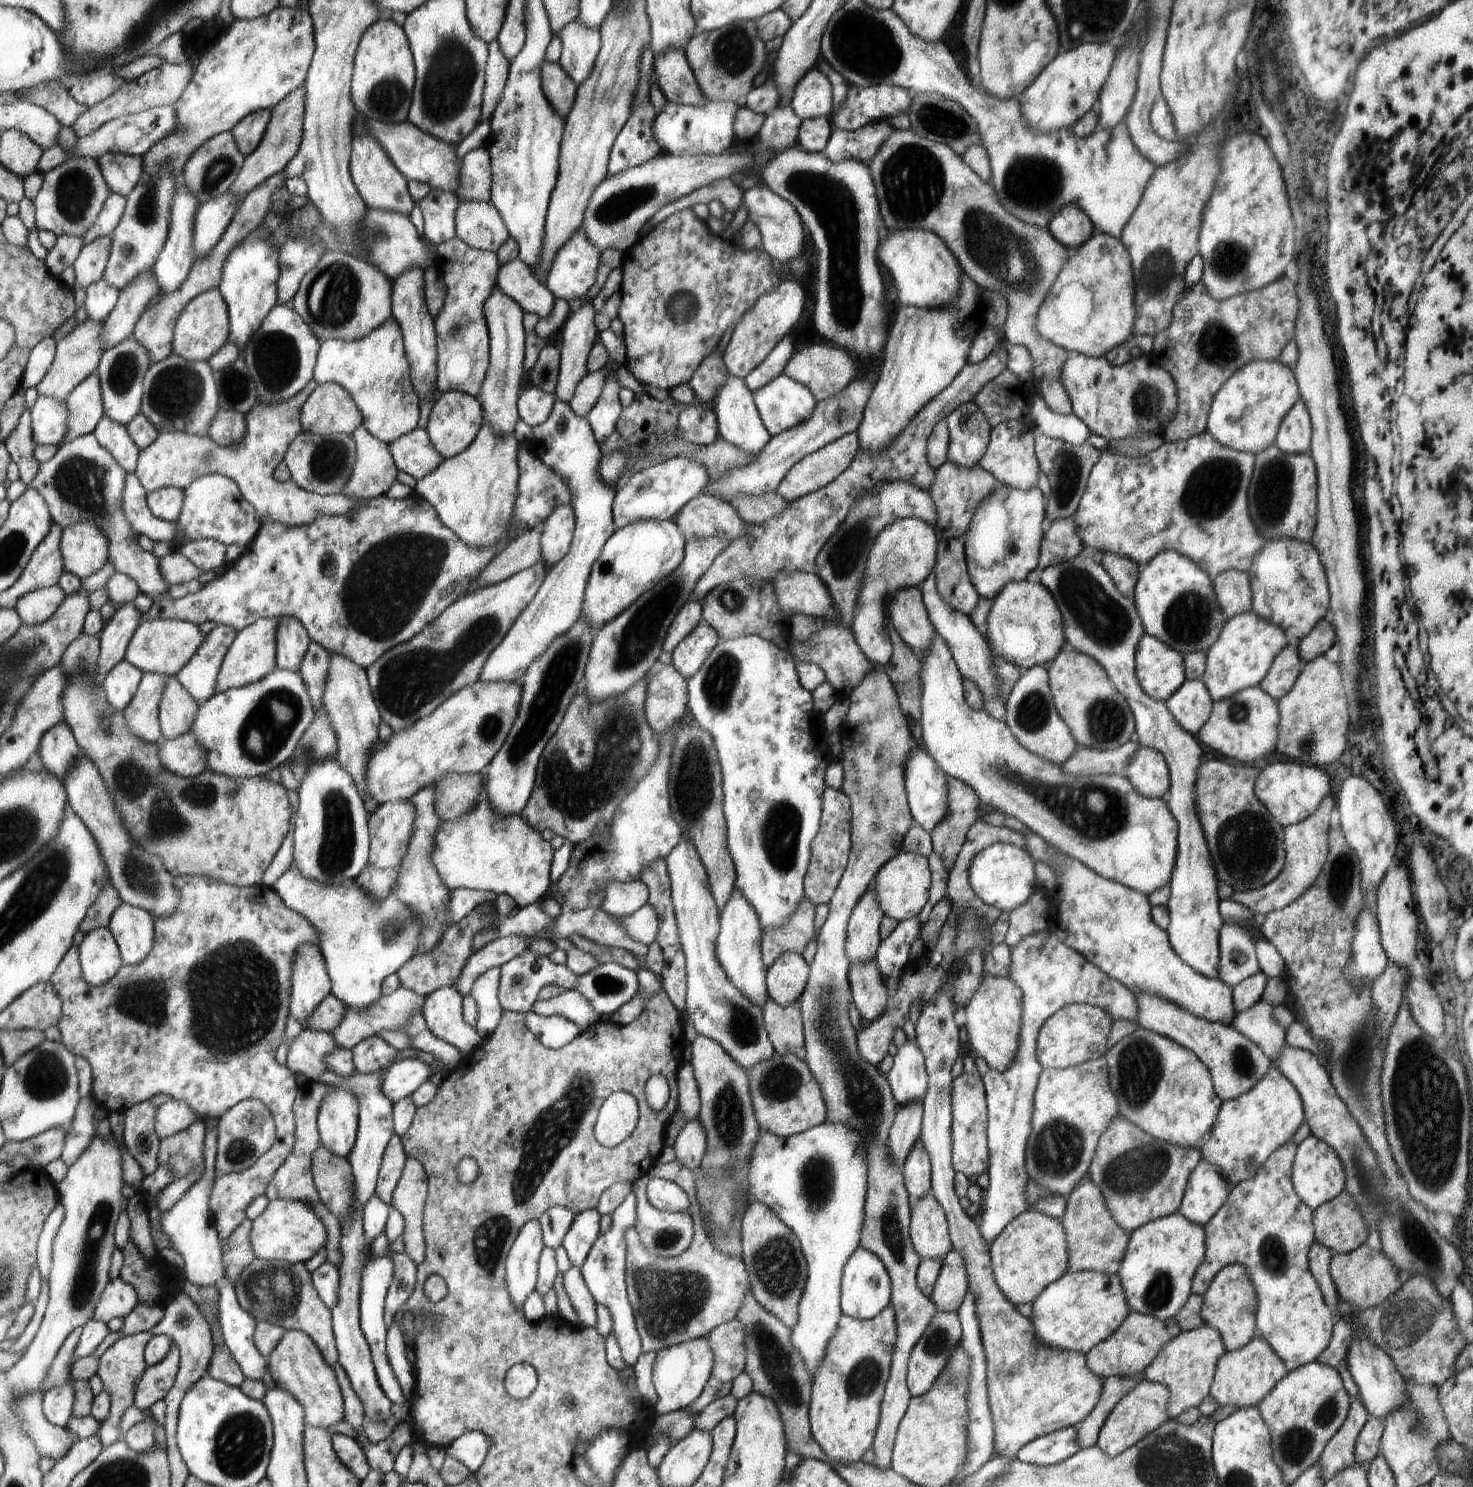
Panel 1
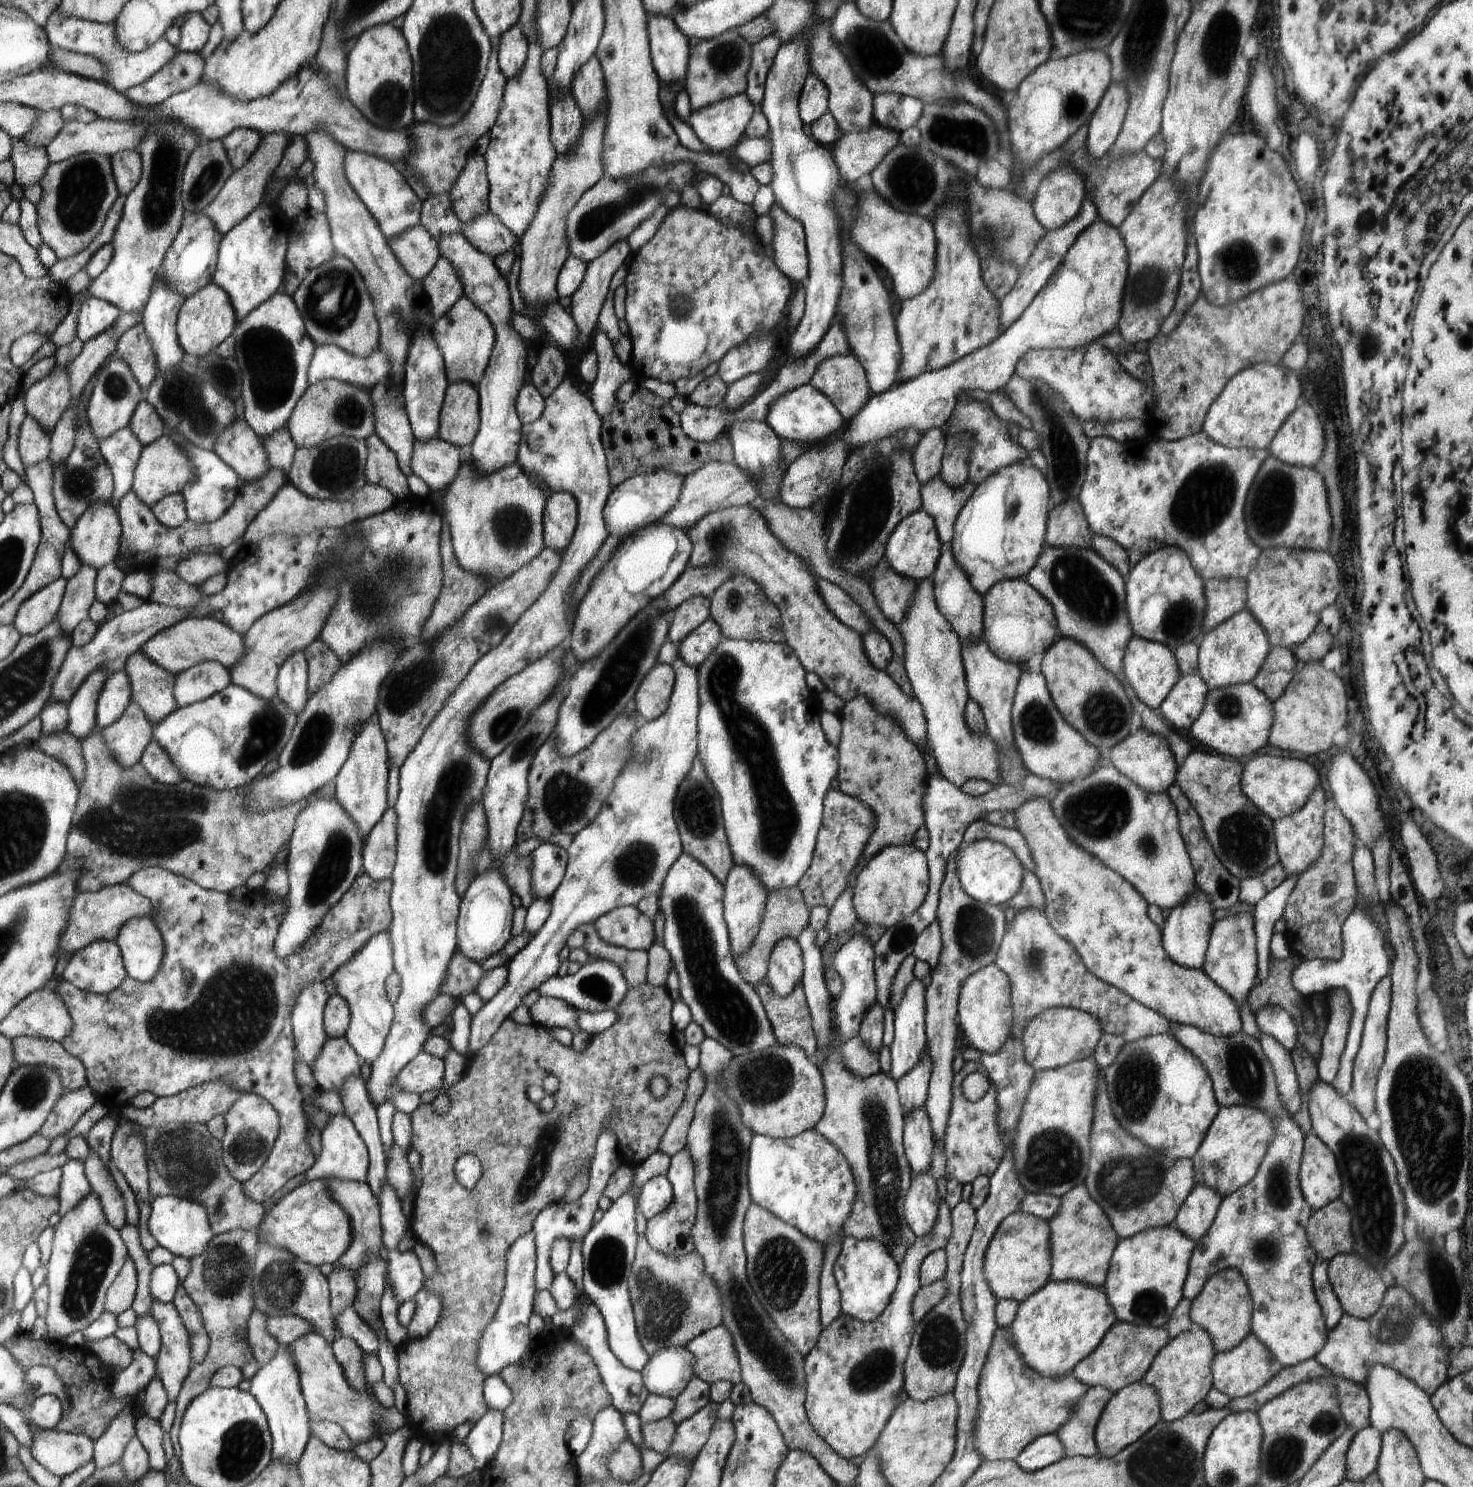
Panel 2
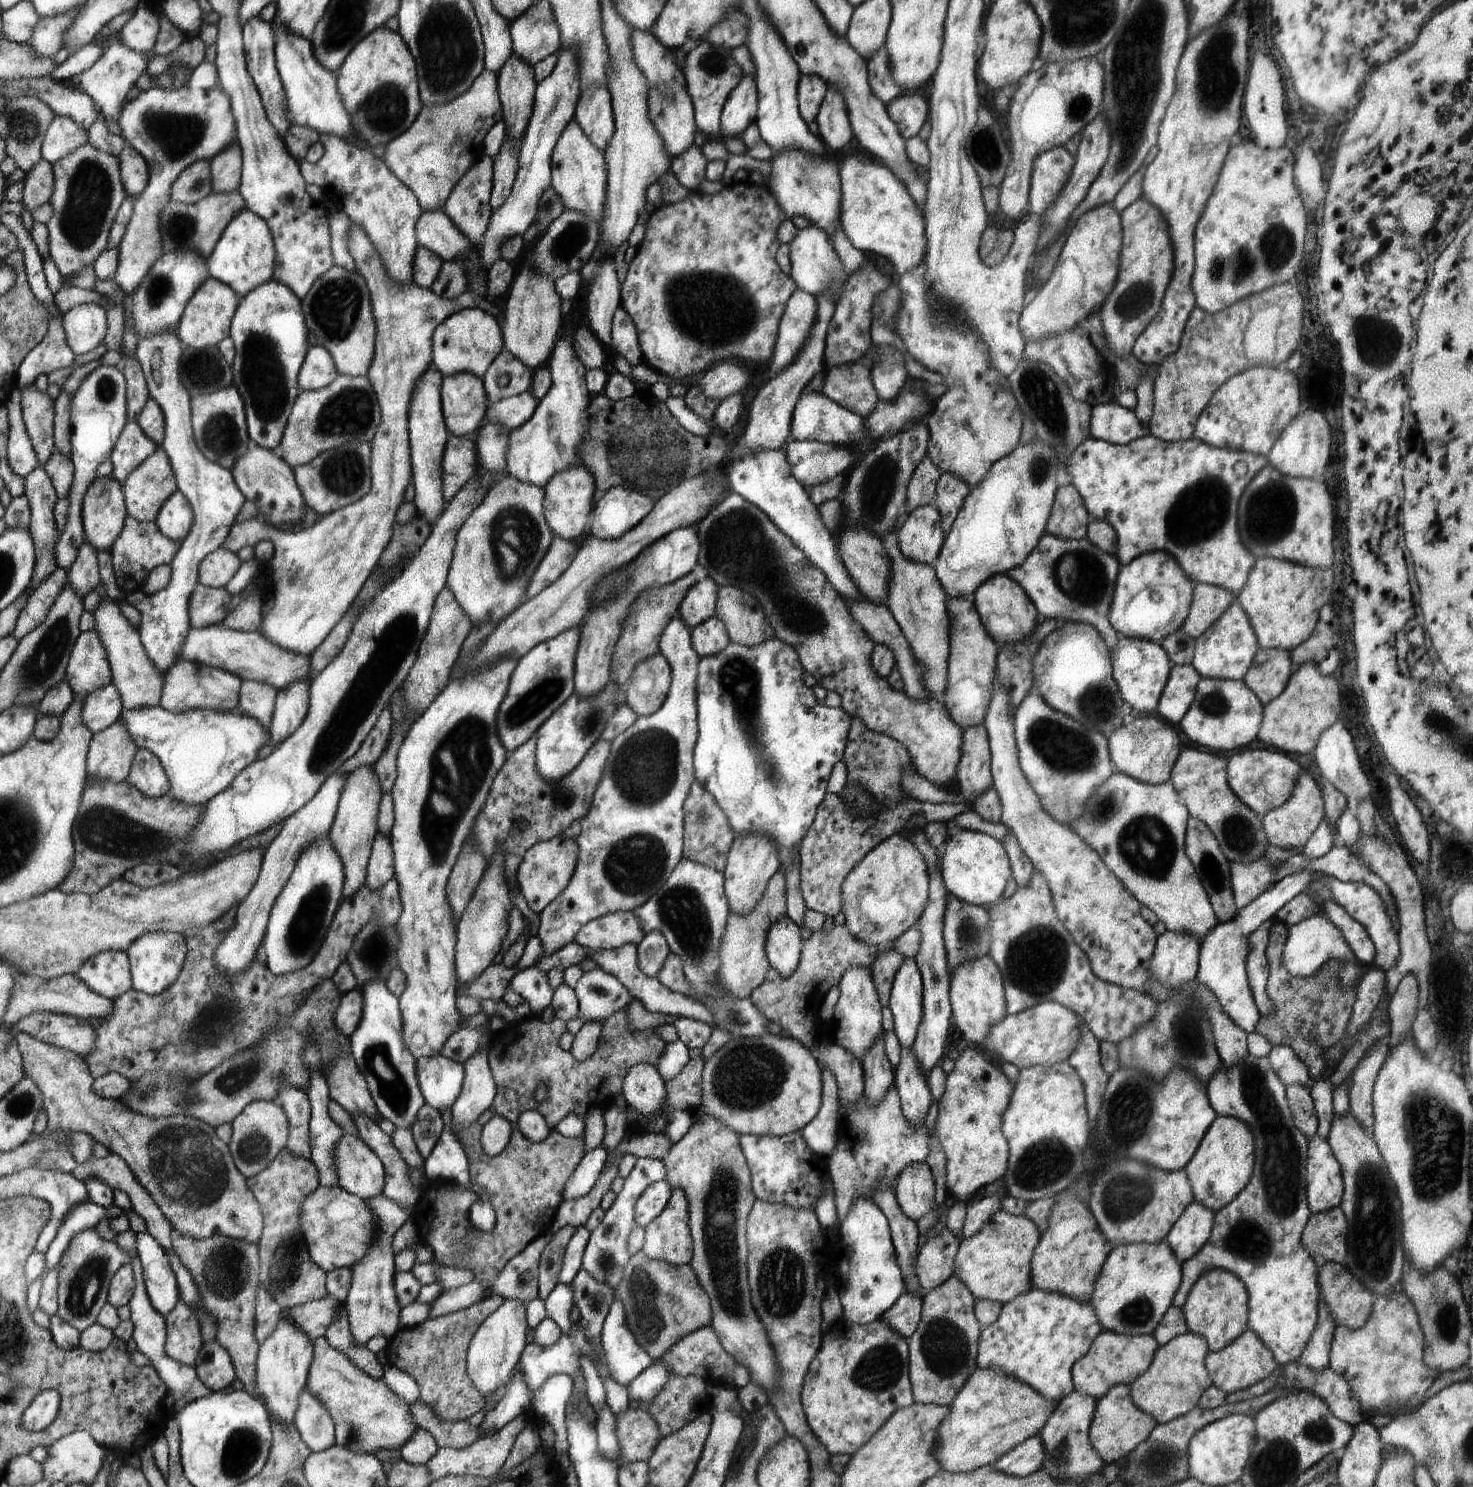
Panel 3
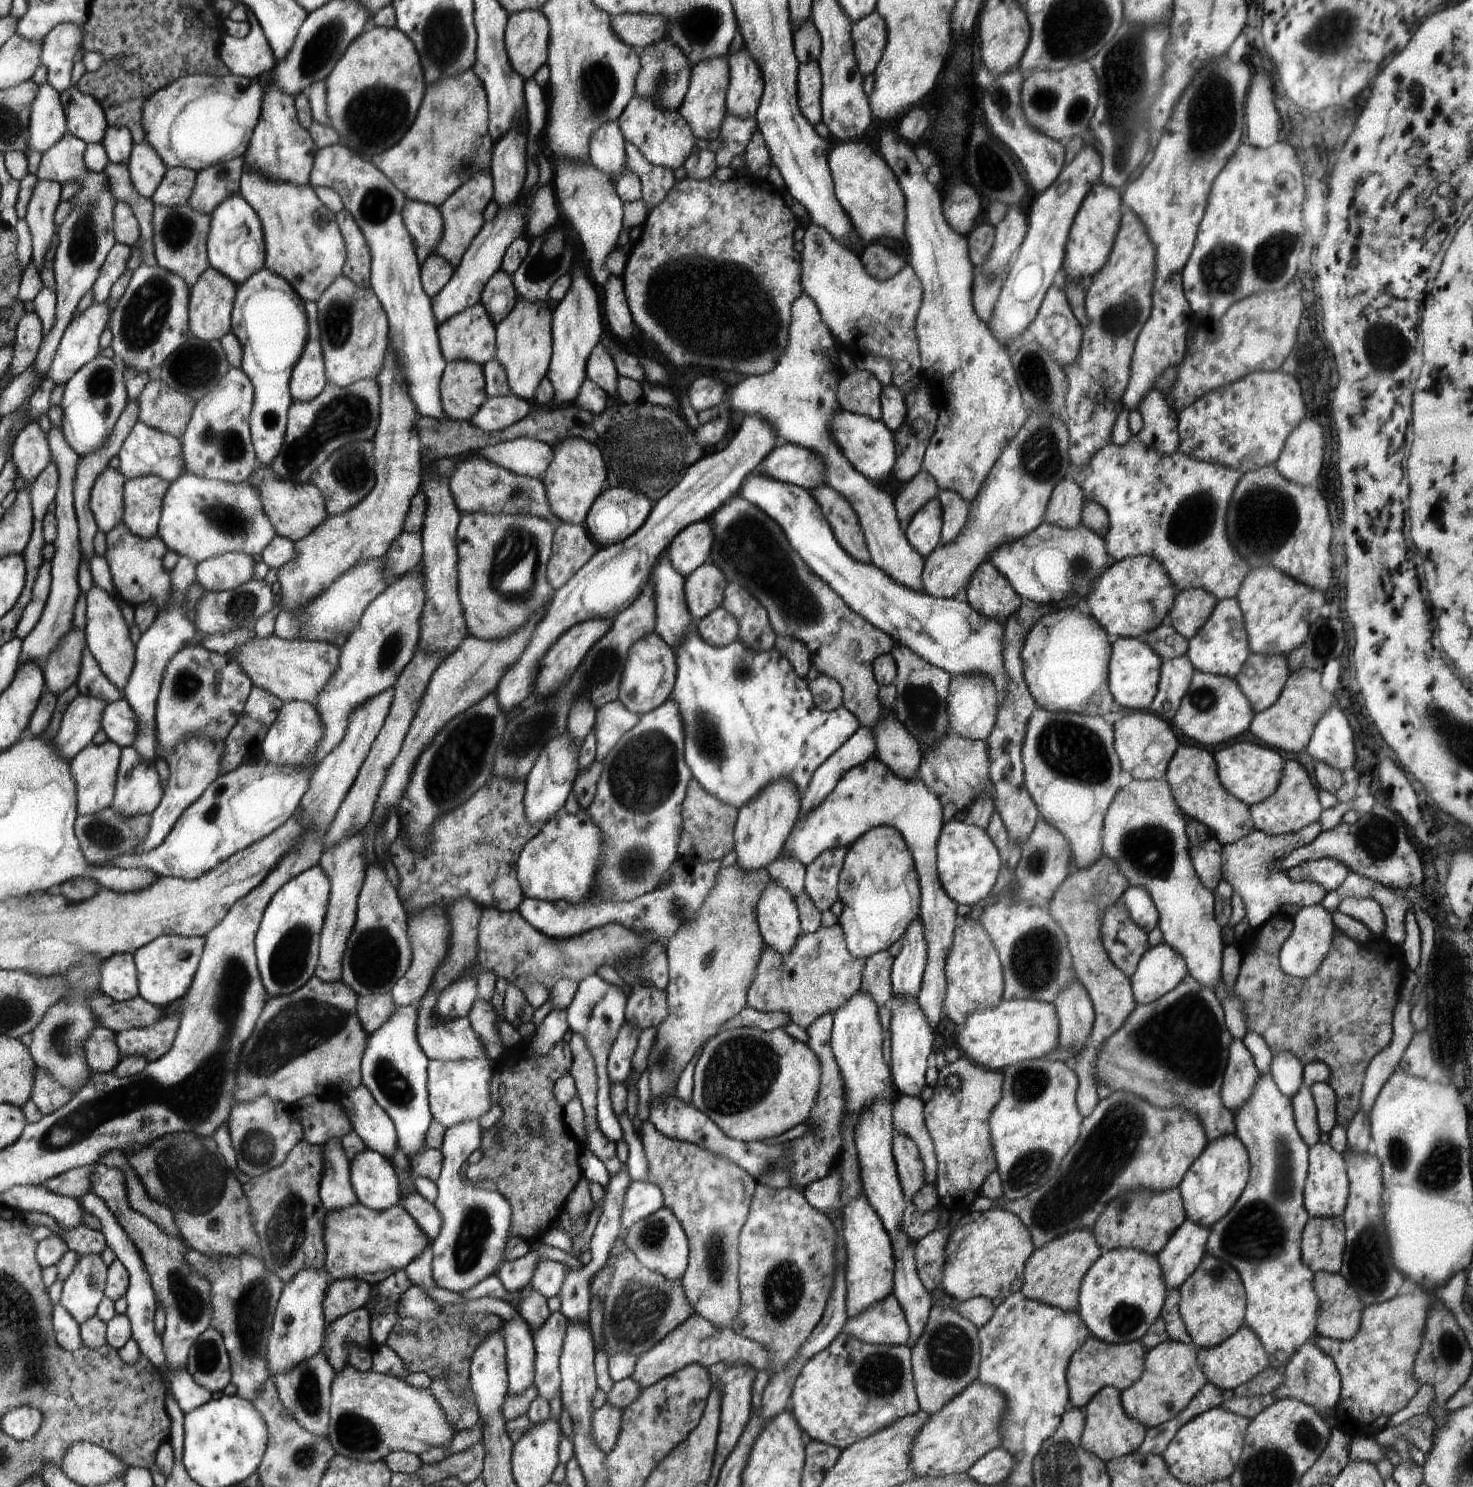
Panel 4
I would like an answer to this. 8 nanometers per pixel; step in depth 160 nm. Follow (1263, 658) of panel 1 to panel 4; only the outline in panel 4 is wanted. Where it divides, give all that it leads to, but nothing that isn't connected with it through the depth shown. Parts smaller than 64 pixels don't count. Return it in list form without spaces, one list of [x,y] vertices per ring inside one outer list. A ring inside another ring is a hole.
[[[1231,598],[1218,602],[1206,624],[1189,639],[1189,649],[1185,655],[1190,659],[1196,671],[1234,679],[1250,653],[1243,612],[1238,604],[1238,599]]]

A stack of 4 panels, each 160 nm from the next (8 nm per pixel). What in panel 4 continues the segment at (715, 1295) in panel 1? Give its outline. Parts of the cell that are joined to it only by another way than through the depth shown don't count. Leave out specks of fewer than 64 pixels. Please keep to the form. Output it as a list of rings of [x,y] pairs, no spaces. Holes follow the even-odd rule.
[[[616,1238],[610,1248],[608,1262],[612,1262],[612,1280],[608,1294],[604,1298],[603,1350],[608,1354],[624,1354],[639,1357],[642,1352],[650,1351],[654,1344],[661,1343],[671,1331],[681,1327],[693,1316],[695,1310],[686,1300],[682,1280],[670,1282],[656,1272],[642,1266],[621,1240]]]

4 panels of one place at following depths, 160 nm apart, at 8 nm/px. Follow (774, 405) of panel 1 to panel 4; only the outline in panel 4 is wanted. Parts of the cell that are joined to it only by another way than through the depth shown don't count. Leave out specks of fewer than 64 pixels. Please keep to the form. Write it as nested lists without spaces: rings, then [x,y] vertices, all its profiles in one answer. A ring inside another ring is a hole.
[[[842,409],[834,414],[834,420],[830,422],[830,436],[852,467],[867,480],[876,482],[892,475],[892,468],[896,462],[896,444],[892,432],[881,420],[870,420],[866,416]]]

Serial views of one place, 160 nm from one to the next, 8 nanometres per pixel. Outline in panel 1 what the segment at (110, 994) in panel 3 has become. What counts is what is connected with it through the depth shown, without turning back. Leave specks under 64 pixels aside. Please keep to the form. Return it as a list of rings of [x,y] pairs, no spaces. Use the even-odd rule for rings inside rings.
[[[109,928],[88,932],[77,947],[81,974],[90,986],[109,983],[124,966],[120,946]]]

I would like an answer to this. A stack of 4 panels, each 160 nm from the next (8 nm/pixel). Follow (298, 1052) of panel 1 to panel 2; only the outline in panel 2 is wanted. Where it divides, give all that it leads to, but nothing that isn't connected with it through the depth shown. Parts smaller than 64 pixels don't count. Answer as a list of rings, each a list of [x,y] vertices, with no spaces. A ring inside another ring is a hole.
[[[328,1037],[311,1064],[312,1076],[324,1091],[340,1093],[349,1076],[360,1075],[361,1057],[346,1037]]]

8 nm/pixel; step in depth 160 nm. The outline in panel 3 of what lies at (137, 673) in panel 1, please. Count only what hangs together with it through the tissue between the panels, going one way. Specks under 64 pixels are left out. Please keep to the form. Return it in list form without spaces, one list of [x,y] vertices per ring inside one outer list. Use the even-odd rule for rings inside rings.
[[[113,683],[94,691],[83,700],[83,719],[93,734],[115,723],[122,712],[121,696]]]

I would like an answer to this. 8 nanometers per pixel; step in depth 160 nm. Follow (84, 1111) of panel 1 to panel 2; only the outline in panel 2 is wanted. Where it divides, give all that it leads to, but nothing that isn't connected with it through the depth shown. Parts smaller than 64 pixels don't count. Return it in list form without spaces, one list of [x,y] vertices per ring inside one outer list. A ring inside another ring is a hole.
[[[68,1159],[66,1164],[61,1166],[61,1181],[57,1194],[60,1200],[58,1214],[64,1216],[90,1191],[92,1190],[85,1175],[83,1162],[78,1159]]]

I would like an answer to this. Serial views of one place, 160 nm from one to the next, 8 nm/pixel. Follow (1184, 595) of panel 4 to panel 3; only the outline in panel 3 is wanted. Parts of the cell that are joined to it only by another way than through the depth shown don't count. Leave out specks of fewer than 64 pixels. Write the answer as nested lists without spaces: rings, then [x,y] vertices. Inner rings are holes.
[[[1195,583],[1191,610],[1180,630],[1197,639],[1211,624],[1222,616],[1234,596],[1225,588],[1211,584]]]

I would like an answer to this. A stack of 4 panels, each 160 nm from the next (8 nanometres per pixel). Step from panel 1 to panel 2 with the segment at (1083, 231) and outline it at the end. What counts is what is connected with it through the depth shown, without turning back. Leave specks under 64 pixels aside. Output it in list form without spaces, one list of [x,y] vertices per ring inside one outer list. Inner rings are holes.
[[[1063,165],[1042,181],[1031,207],[1038,222],[1052,230],[1076,218],[1085,197],[1081,173],[1071,165]]]

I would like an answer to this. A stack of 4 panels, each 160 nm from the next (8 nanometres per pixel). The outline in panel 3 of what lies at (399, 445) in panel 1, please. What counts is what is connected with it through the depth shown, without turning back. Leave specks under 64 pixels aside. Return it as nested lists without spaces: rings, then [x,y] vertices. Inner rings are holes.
[[[449,435],[441,460],[441,489],[446,504],[477,475],[477,447],[474,437]]]

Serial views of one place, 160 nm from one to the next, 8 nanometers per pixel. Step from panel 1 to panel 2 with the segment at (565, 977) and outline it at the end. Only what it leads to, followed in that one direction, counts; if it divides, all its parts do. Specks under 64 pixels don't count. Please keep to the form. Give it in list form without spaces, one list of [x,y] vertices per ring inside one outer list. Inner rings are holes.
[[[678,658],[671,664],[676,672],[676,684],[672,700],[664,715],[650,722],[642,722],[639,730],[631,737],[633,750],[627,766],[621,772],[613,792],[601,808],[601,812],[588,827],[573,835],[567,848],[569,864],[565,870],[561,886],[552,895],[551,913],[546,922],[537,930],[532,940],[519,950],[506,964],[508,976],[506,984],[484,1006],[471,1016],[469,1054],[480,1050],[492,1040],[498,1027],[522,1006],[524,998],[532,990],[557,974],[560,974],[559,952],[565,946],[567,936],[581,924],[592,923],[600,919],[613,908],[624,905],[637,905],[645,896],[659,894],[664,886],[668,872],[683,852],[683,844],[674,818],[674,797],[682,779],[692,768],[700,748],[700,730],[697,728],[697,716],[700,714],[700,674],[693,667]]]

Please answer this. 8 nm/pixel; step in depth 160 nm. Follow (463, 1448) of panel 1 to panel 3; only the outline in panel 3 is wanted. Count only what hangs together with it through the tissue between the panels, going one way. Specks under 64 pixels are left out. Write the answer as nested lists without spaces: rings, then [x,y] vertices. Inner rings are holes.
[[[514,1370],[510,1382],[507,1384],[504,1396],[497,1405],[490,1409],[478,1426],[481,1439],[487,1439],[495,1432],[499,1432],[508,1422],[512,1422],[516,1416],[528,1413],[532,1396],[524,1382],[523,1371]]]

